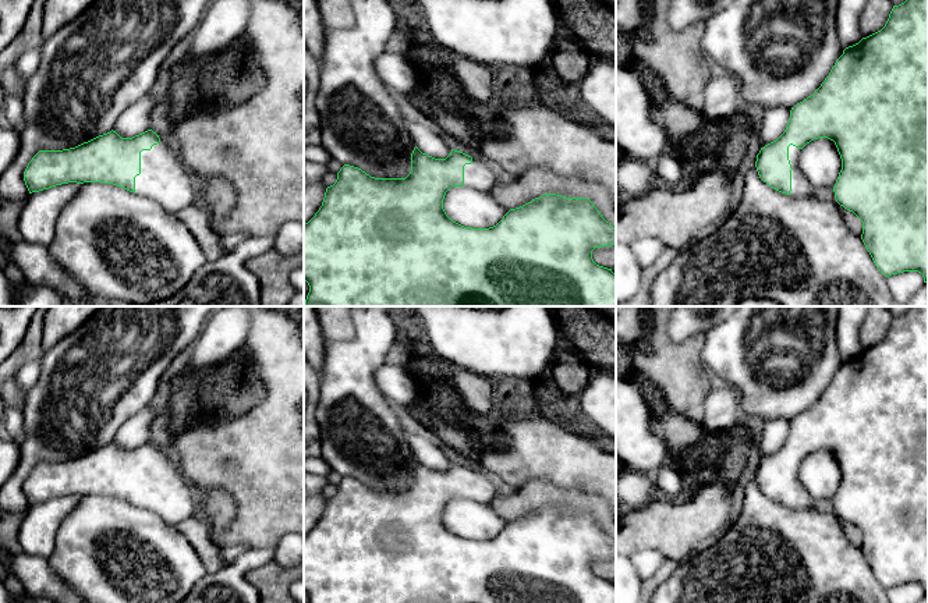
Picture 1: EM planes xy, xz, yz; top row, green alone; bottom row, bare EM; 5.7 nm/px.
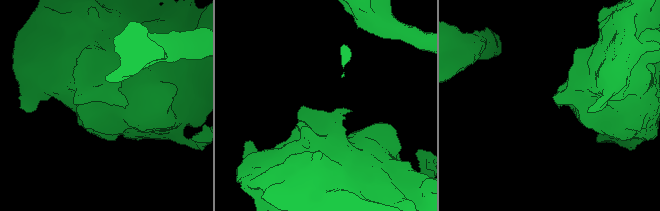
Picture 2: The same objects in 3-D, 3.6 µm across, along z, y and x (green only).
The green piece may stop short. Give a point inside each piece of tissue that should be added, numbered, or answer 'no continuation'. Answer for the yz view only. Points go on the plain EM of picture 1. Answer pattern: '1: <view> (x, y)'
1: yz (800, 499)

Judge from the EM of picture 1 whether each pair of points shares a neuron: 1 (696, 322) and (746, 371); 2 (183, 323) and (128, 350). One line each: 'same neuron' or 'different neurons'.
1: different neurons
2: same neuron

